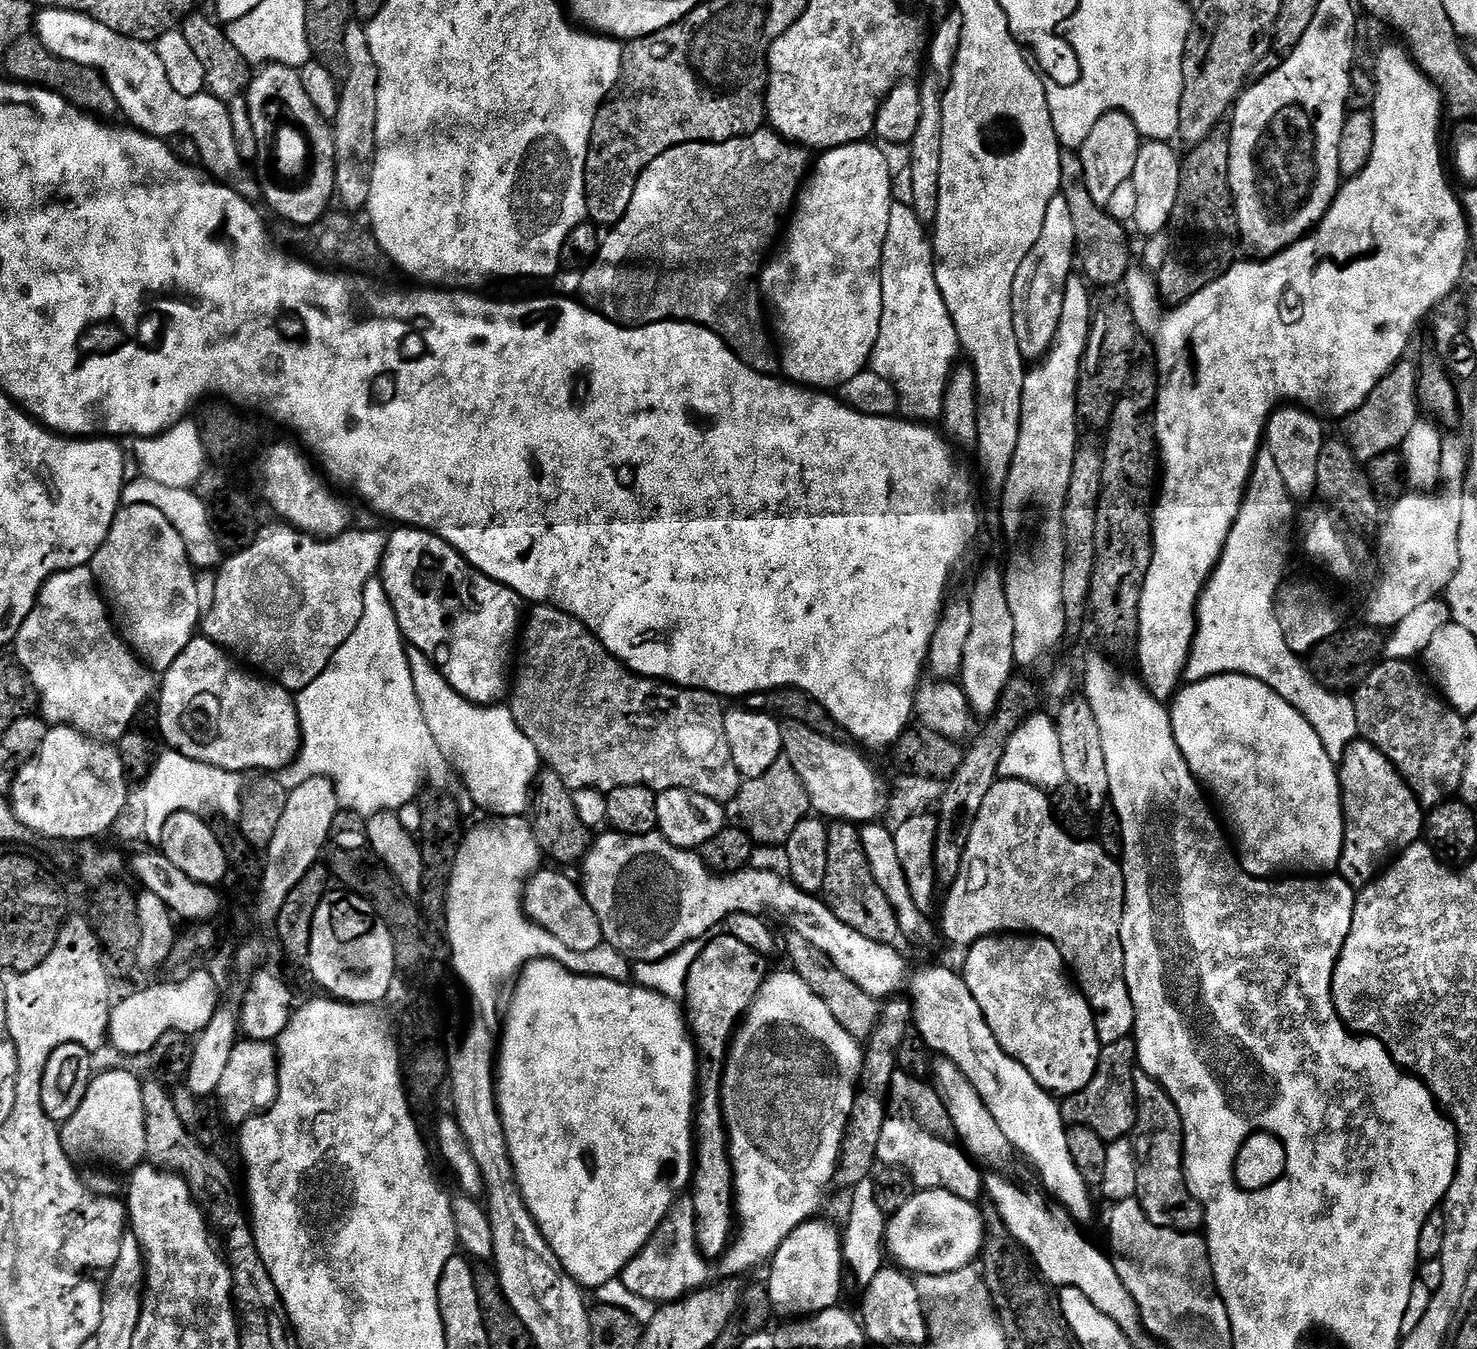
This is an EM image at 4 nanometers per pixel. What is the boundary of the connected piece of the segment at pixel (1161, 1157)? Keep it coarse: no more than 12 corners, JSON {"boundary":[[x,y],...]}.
{"boundary":[[1144,1096],[1138,1132],[1141,1208],[1163,1228],[1205,1227],[1184,1173],[1184,1119]]}

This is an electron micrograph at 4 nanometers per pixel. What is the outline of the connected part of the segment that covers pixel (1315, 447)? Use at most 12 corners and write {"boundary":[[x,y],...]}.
{"boundary":[[1304,406],[1271,413],[1266,444],[1293,497],[1320,484],[1326,433]]}

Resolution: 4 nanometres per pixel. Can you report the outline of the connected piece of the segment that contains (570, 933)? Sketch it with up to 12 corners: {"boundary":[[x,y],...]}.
{"boundary":[[566,873],[527,881],[528,916],[570,950],[605,943],[593,901]]}

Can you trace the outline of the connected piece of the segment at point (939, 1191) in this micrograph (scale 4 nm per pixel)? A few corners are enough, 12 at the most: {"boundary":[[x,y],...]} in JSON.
{"boundary":[[917,1190],[884,1243],[901,1269],[945,1276],[986,1248],[976,1202]]}

